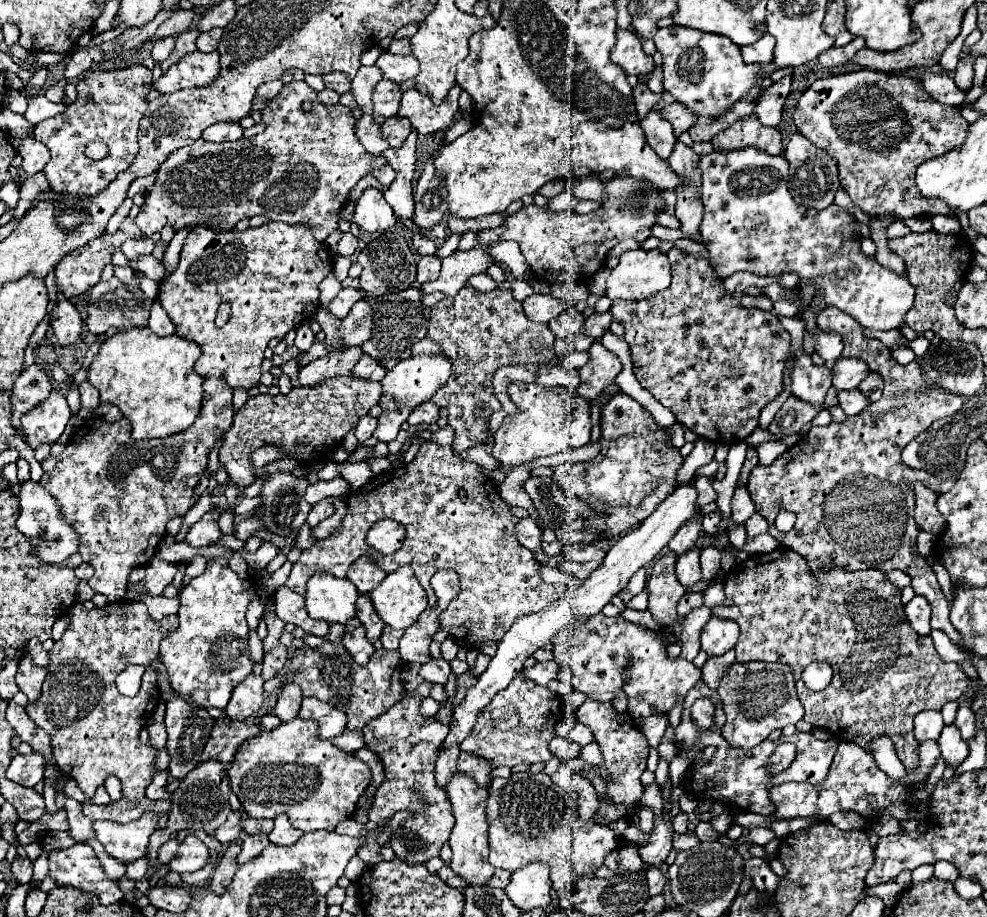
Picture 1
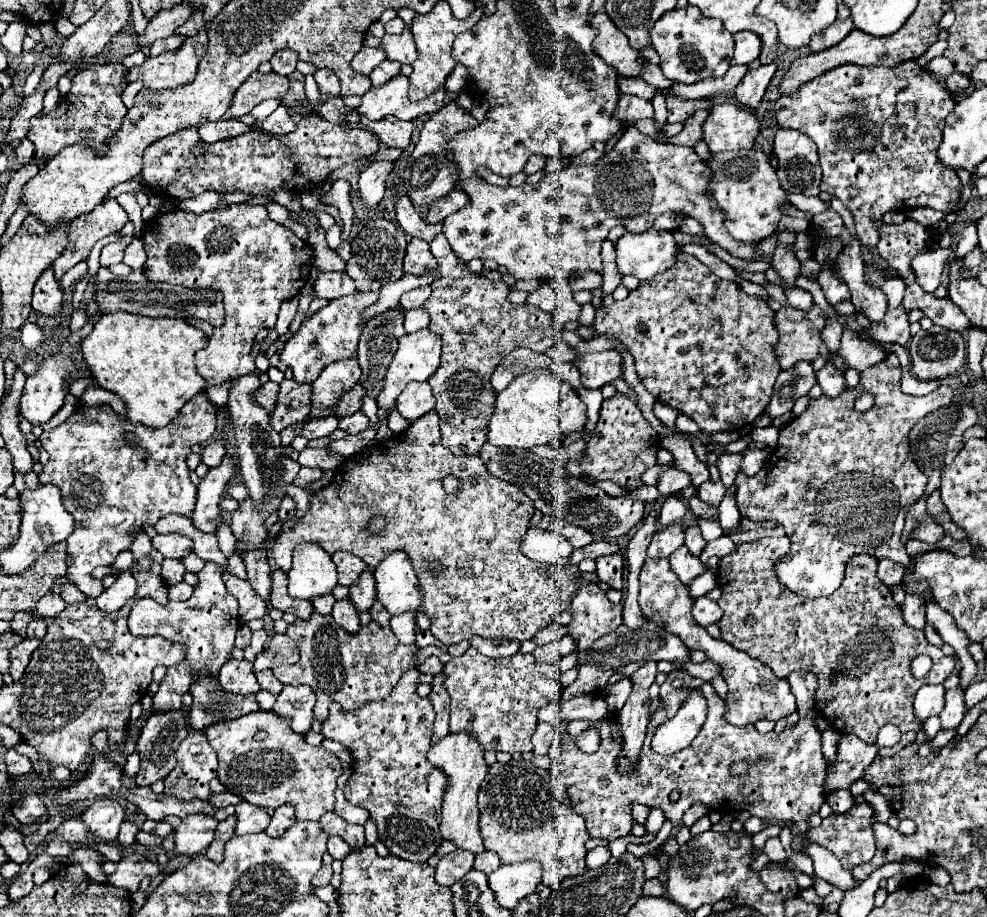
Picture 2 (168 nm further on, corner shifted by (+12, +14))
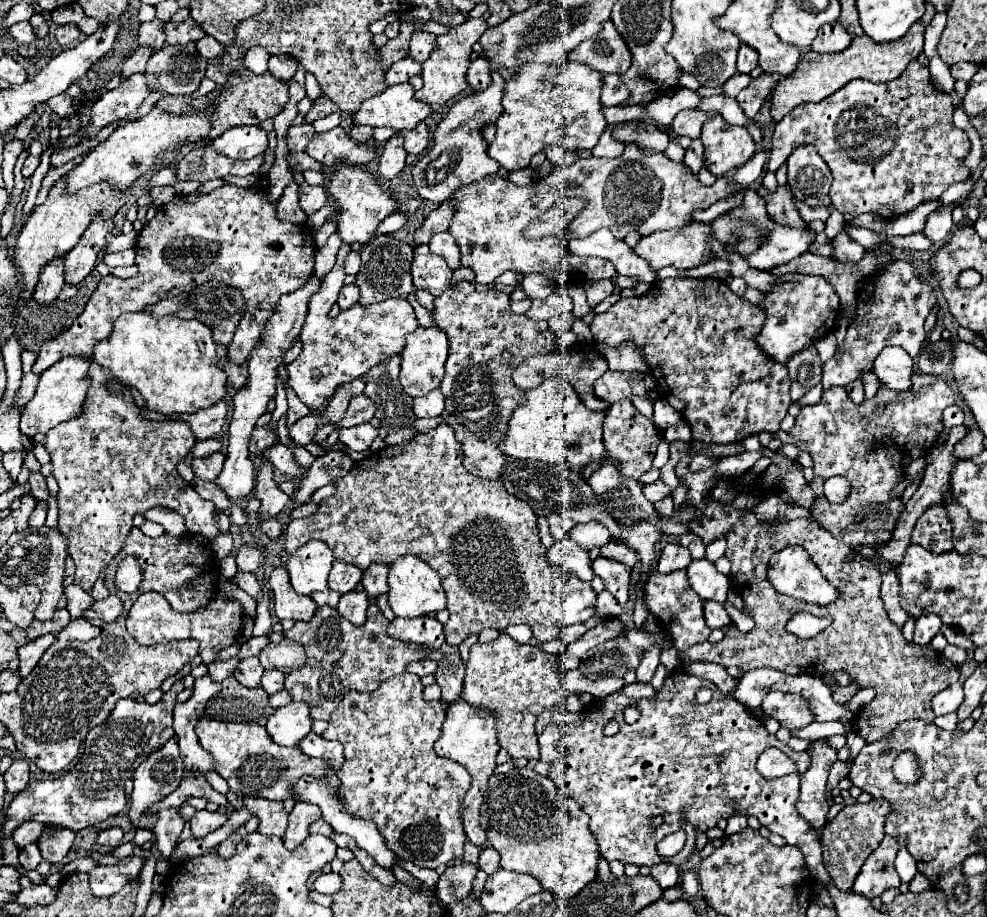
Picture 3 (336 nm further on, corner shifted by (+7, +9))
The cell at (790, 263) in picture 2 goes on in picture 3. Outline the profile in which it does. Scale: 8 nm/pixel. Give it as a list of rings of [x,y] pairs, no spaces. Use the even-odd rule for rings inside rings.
[[[762,185],[762,187],[758,187],[758,195],[766,201],[766,209],[776,223],[786,225],[786,227],[806,227],[804,219],[800,217],[798,209],[794,205],[794,197],[792,197],[788,185],[778,185],[776,191],[768,191]]]

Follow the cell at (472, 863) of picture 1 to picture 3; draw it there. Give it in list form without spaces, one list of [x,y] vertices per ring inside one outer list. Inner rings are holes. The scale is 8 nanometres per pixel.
[[[462,697],[454,703],[448,705],[446,709],[446,719],[442,723],[442,735],[434,745],[434,751],[440,757],[448,757],[460,765],[464,765],[472,777],[472,787],[466,791],[464,801],[462,801],[462,825],[466,831],[466,837],[482,847],[486,843],[486,833],[478,825],[480,817],[480,805],[484,799],[484,791],[488,789],[488,779],[494,773],[496,767],[496,755],[500,751],[498,745],[498,731],[496,731],[496,717],[488,709],[478,709],[466,703]]]

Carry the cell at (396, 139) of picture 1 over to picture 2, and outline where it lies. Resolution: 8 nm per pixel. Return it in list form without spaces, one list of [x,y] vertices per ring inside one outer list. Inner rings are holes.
[[[361,116],[359,126],[373,132],[383,146],[393,146],[393,148],[405,148],[409,144],[411,132],[413,132],[411,122],[403,122],[397,116],[387,116],[387,118],[375,120],[375,122]]]

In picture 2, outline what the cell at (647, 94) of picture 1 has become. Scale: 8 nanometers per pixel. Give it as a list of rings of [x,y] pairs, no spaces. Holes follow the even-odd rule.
[[[623,94],[619,100],[619,106],[615,110],[615,116],[627,124],[641,120],[641,118],[653,118],[653,106],[649,100],[643,100],[639,96]]]

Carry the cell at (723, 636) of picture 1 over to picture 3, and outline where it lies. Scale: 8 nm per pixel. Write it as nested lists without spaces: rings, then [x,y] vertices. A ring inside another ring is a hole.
[[[706,601],[706,603],[704,603],[704,617],[706,617],[706,625],[708,625],[710,629],[716,629],[716,627],[724,629],[724,627],[728,627],[730,621],[732,621],[732,619],[728,617],[724,605],[718,603],[718,601]]]

